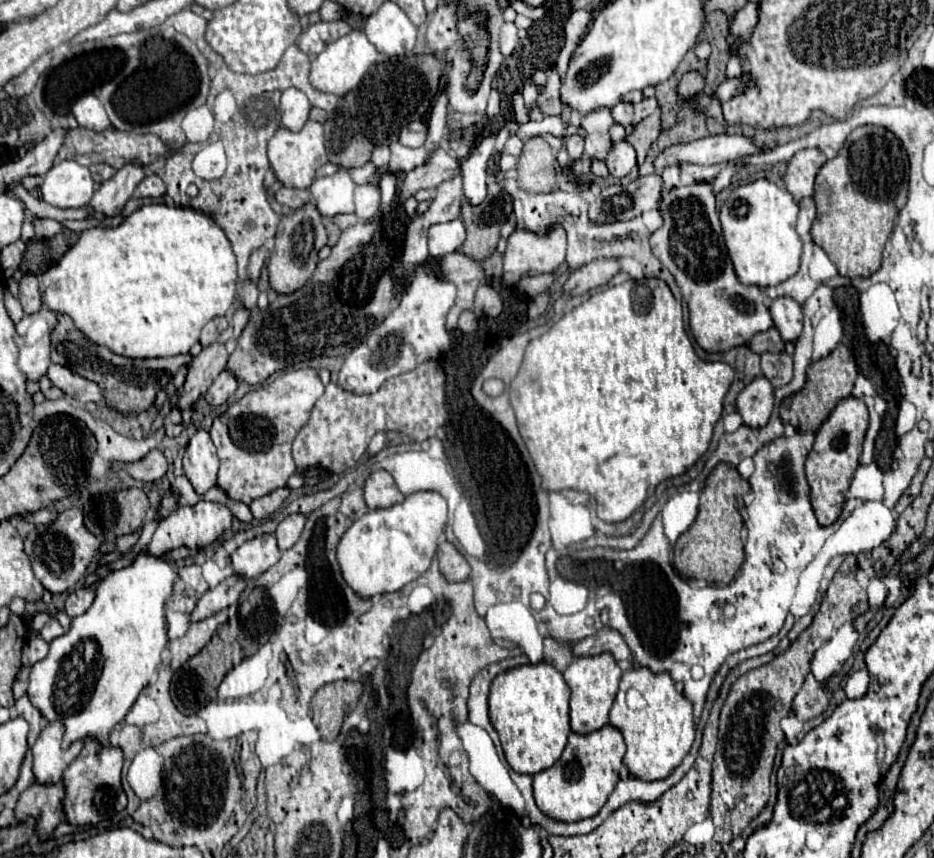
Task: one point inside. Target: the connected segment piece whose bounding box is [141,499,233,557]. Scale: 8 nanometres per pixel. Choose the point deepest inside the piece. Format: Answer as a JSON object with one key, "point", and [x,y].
{"point":[198,526]}

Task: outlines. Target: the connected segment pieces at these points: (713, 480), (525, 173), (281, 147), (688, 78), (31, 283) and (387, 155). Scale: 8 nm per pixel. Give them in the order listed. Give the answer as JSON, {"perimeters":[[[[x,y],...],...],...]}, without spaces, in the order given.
{"perimeters":[[[[721,463],[711,471],[707,487],[701,493],[701,507],[695,523],[673,545],[673,565],[683,577],[691,581],[699,581],[699,577],[703,577],[707,583],[733,581],[735,571],[741,567],[745,559],[741,541],[741,511],[745,507],[745,495],[749,493],[749,489],[749,483],[731,465]]],[[[533,137],[525,143],[517,163],[517,183],[529,193],[557,191],[559,165],[555,153],[543,137]]],[[[307,121],[305,127],[297,133],[287,131],[285,127],[279,127],[277,133],[273,135],[273,139],[269,141],[267,155],[269,155],[269,163],[273,167],[277,181],[281,181],[285,187],[309,189],[315,179],[315,171],[329,161],[327,151],[325,151],[325,135],[323,135],[321,123]]],[[[687,73],[679,81],[677,95],[679,95],[681,101],[691,101],[703,89],[703,85],[705,85],[705,81],[703,81],[703,77],[699,73]]],[[[23,275],[23,279],[19,281],[19,301],[25,313],[35,313],[43,305],[39,283],[35,275]]],[[[387,145],[377,147],[377,149],[373,151],[373,155],[371,155],[371,161],[373,161],[377,167],[381,167],[381,169],[389,169],[389,159],[391,159],[391,151],[389,151]]]]}

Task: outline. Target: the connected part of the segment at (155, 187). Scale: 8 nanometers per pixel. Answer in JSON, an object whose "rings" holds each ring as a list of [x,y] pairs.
{"rings":[[[147,175],[137,187],[137,197],[163,197],[163,195],[165,183],[157,175]]]}

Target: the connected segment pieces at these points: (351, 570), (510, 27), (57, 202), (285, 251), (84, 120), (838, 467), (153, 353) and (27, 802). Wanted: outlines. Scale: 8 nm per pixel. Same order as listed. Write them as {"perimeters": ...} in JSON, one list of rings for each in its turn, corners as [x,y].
{"perimeters":[[[[433,491],[409,495],[403,503],[389,509],[367,511],[347,529],[337,545],[337,561],[343,579],[361,599],[399,591],[429,569],[445,525],[447,503]]],[[[505,23],[501,29],[501,51],[503,55],[511,55],[511,47],[517,47],[519,43],[519,35],[517,35],[517,27],[515,23]]],[[[61,161],[47,171],[41,185],[41,199],[59,209],[79,209],[91,201],[93,179],[87,167],[75,161]]],[[[307,203],[307,207],[301,207],[297,211],[291,211],[283,215],[279,227],[277,227],[277,237],[275,237],[275,247],[269,257],[269,283],[271,289],[279,295],[291,295],[293,291],[301,289],[315,273],[315,267],[319,263],[319,249],[327,245],[327,235],[323,227],[323,217],[319,215],[317,207],[313,203]]],[[[83,95],[81,99],[77,99],[71,107],[71,113],[75,115],[79,127],[85,129],[105,131],[107,127],[113,127],[107,111],[103,109],[101,101],[95,95]]],[[[847,397],[837,403],[833,413],[815,433],[815,445],[807,457],[805,471],[807,471],[807,481],[811,487],[811,493],[809,493],[811,505],[813,505],[817,521],[823,527],[833,525],[843,511],[845,493],[859,467],[859,457],[863,451],[863,439],[865,439],[867,427],[869,427],[869,413],[867,413],[865,403],[861,399]]],[[[147,205],[137,209],[133,215],[125,217],[123,225],[119,227],[93,227],[81,233],[79,241],[61,257],[61,261],[55,267],[49,267],[43,275],[43,303],[51,307],[57,313],[69,315],[79,331],[83,331],[93,343],[109,347],[117,355],[125,355],[131,359],[151,359],[151,357],[173,357],[179,353],[187,353],[199,339],[199,333],[203,325],[211,319],[225,317],[235,301],[235,287],[237,287],[237,263],[235,255],[231,251],[231,243],[225,235],[225,231],[207,215],[195,211],[195,209],[181,209],[181,207],[167,207],[167,205]]],[[[33,783],[23,791],[15,807],[17,821],[27,821],[33,817],[37,821],[35,831],[39,841],[47,841],[53,829],[63,821],[63,785],[39,785]]]]}

